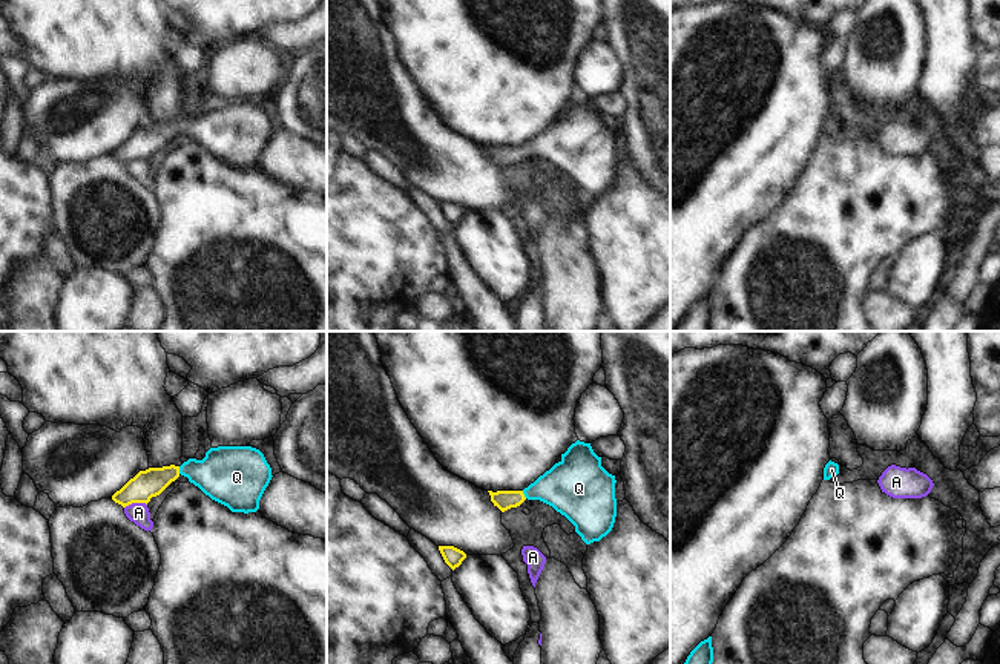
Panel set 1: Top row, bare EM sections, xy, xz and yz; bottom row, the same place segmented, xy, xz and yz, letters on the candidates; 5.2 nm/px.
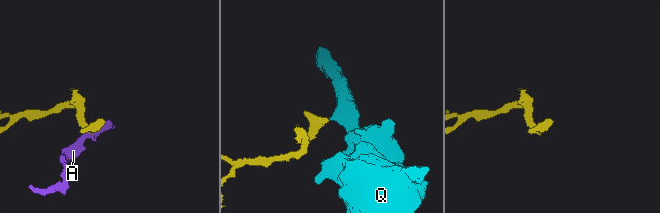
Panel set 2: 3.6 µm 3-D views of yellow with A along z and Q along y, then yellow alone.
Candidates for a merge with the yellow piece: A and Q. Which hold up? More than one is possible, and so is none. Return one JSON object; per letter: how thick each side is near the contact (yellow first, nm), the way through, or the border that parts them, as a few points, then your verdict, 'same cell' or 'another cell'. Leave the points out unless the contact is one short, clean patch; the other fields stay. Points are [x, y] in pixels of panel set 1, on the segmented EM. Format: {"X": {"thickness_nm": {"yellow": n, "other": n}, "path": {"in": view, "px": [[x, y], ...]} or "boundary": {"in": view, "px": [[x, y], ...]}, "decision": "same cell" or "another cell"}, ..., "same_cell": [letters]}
{"A": {"thickness_nm": {"yellow": 150, "other": 110}, "boundary": {"in": "xy", "px": [[146, 503], [129, 503], [124, 508]]}, "decision": "another cell"}, "Q": {"thickness_nm": {"yellow": 150, "other": 300}, "path": {"in": "xy", "px": [[152, 482], [178, 470], [226, 474]]}, "decision": "same cell"}, "same_cell": ["Q"]}

